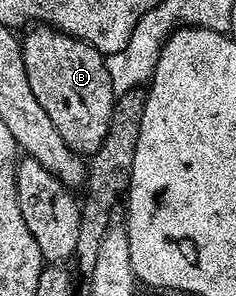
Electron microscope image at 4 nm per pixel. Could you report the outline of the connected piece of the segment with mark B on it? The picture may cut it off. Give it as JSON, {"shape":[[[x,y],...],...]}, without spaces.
{"shape":[[[42,31],[21,38],[24,71],[28,71],[28,87],[36,95],[36,103],[44,107],[52,127],[60,131],[60,139],[79,155],[100,151],[108,123],[112,119],[116,96],[105,67],[105,56],[96,47],[67,33]]]}

